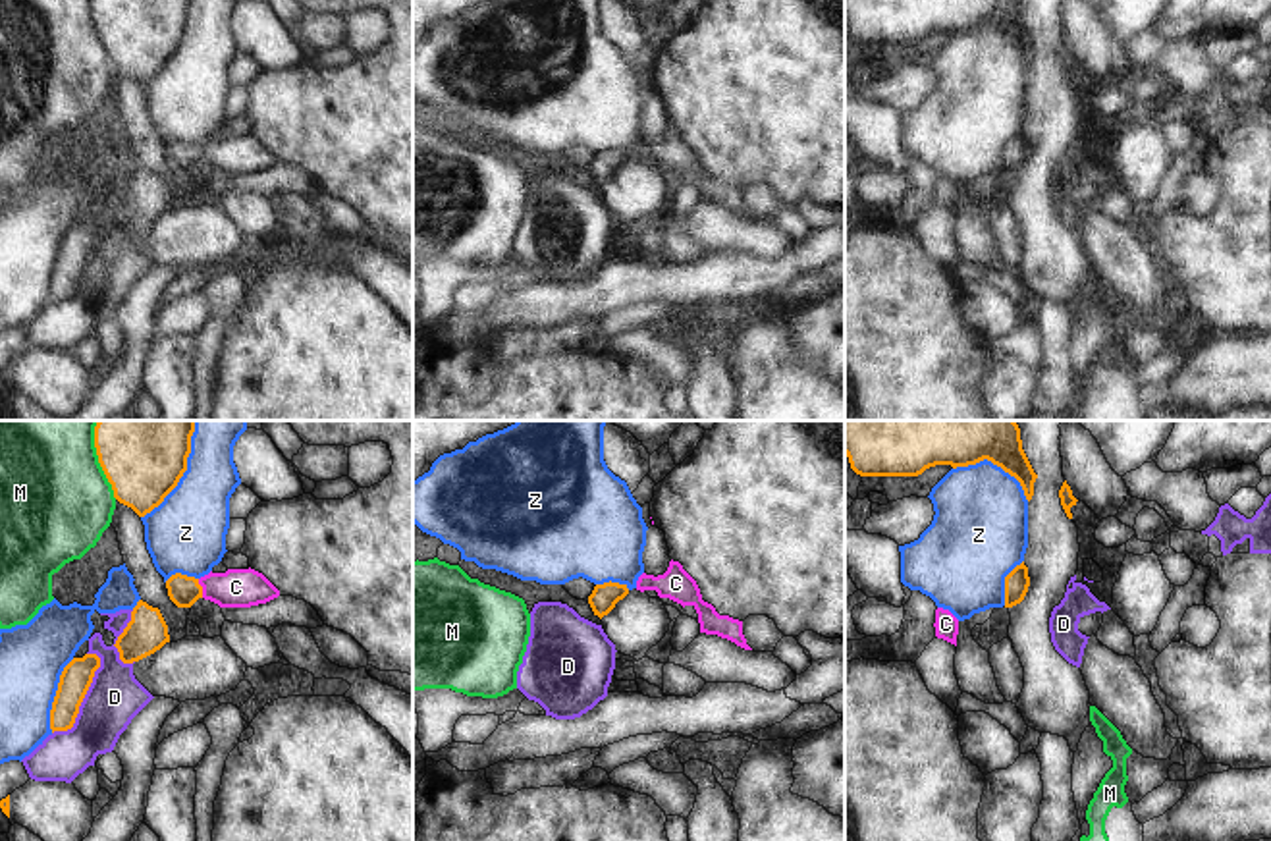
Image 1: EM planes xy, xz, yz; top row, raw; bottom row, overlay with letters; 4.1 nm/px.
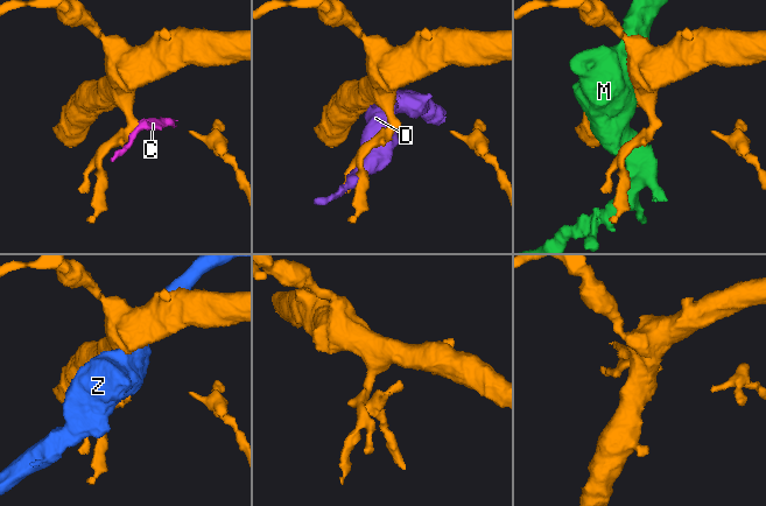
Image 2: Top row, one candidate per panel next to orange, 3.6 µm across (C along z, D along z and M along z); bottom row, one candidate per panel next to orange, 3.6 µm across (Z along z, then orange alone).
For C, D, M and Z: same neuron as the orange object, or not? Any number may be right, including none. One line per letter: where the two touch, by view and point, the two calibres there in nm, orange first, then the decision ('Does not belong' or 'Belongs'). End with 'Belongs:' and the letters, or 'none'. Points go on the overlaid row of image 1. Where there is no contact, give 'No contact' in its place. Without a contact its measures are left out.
C: Touches orange at xy (201, 589). Thickness 130 nm (orange) against 160 nm. Belongs
D: Touches orange at xy (83, 697). Thickness 130 nm (orange) against 220 nm. Does not belong
M: Touches orange at xy (99, 460). Thickness 400 nm (orange) against 460 nm. Does not belong
Z: Touches orange at xy (186, 469). Thickness 400 nm (orange) against 320 nm. Does not belong
Belongs: C.

